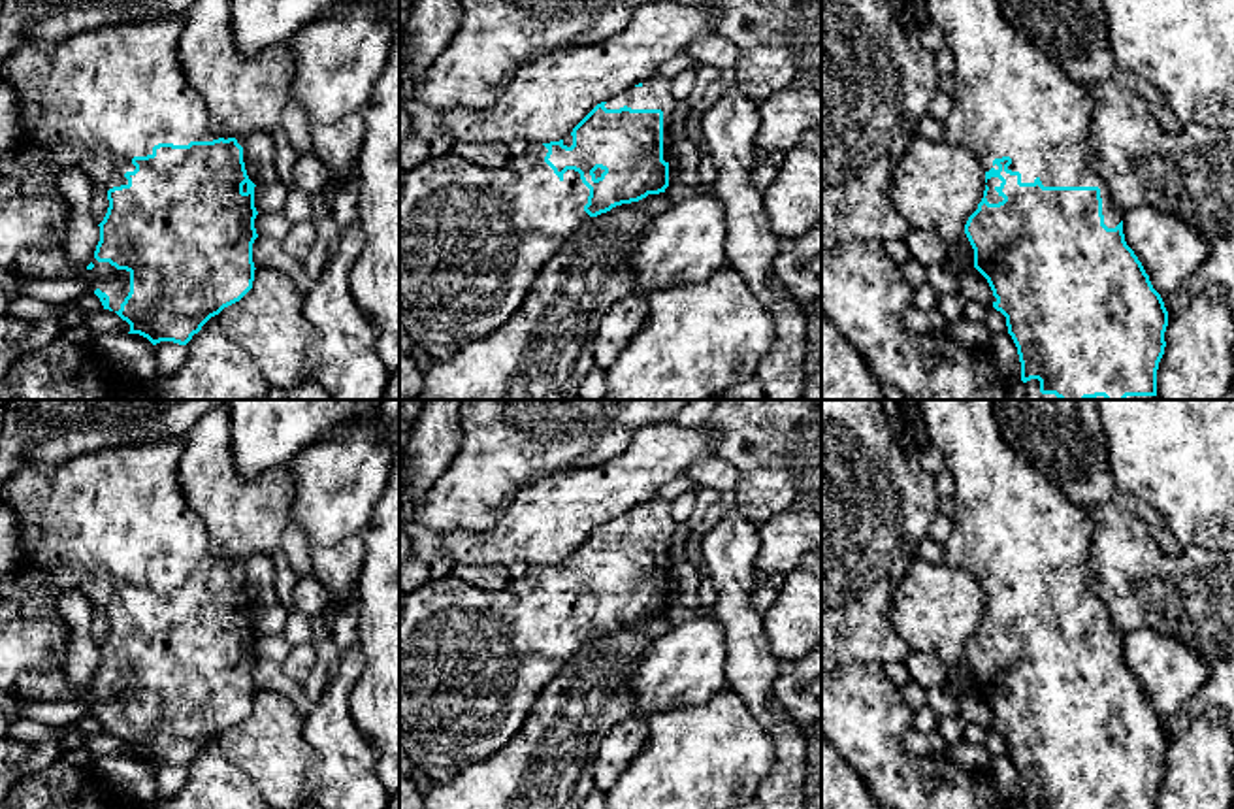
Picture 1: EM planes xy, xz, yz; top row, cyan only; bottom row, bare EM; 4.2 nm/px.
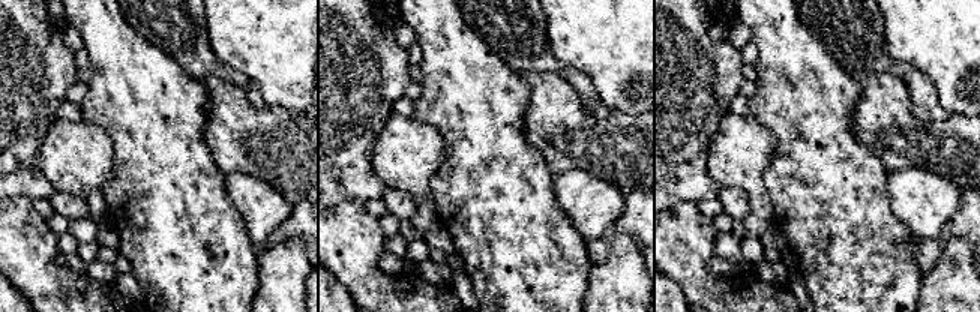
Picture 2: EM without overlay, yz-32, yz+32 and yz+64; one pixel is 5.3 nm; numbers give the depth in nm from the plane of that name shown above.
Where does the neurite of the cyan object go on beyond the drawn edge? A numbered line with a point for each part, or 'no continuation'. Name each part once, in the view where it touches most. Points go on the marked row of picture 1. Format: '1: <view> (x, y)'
1: yz (1010, 100)

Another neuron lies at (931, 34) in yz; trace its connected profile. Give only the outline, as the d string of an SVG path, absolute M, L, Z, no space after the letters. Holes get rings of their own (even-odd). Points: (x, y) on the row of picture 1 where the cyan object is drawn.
M931 19L925 25L916 26L916 30L921 38L923 47L929 49L931 53L936 55L938 51L948 47L942 28Z

